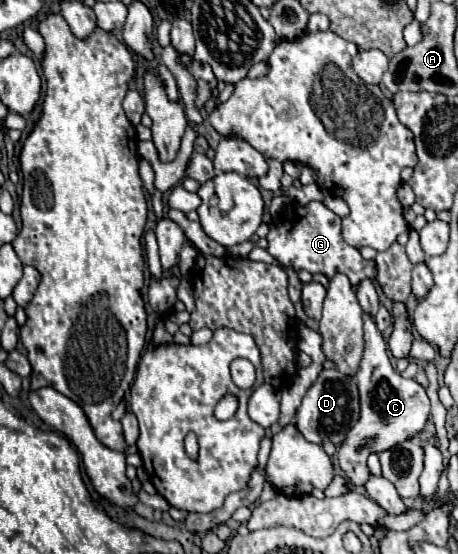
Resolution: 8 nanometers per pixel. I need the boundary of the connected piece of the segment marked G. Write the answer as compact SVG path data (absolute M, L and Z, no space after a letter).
M310 202L306 206L286 206L284 212L272 220L270 232L268 232L268 252L282 264L290 264L294 270L306 268L310 274L322 272L328 278L334 276L334 272L342 272L348 276L352 286L364 278L374 278L376 268L374 262L368 262L360 256L360 252L352 246L348 246L342 240L340 234L340 218L328 210L322 202Z

